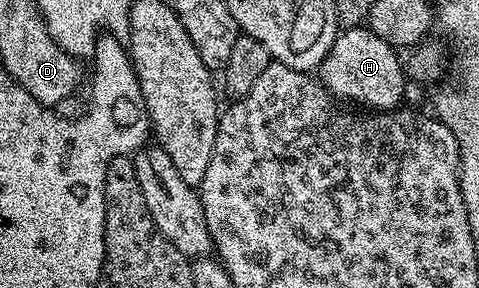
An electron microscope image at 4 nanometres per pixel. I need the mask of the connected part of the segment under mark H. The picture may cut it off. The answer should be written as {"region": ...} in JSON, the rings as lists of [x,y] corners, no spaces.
{"region":[[[364,25],[351,26],[342,29],[335,41],[333,47],[327,52],[327,56],[322,60],[319,67],[319,81],[334,98],[349,102],[362,102],[362,107],[372,108],[377,112],[386,110],[395,110],[402,105],[401,102],[405,98],[405,82],[407,83],[407,75],[402,59],[397,58],[398,51],[391,45],[387,44],[387,40],[379,40],[379,36],[375,36],[375,32],[371,32]]]}

